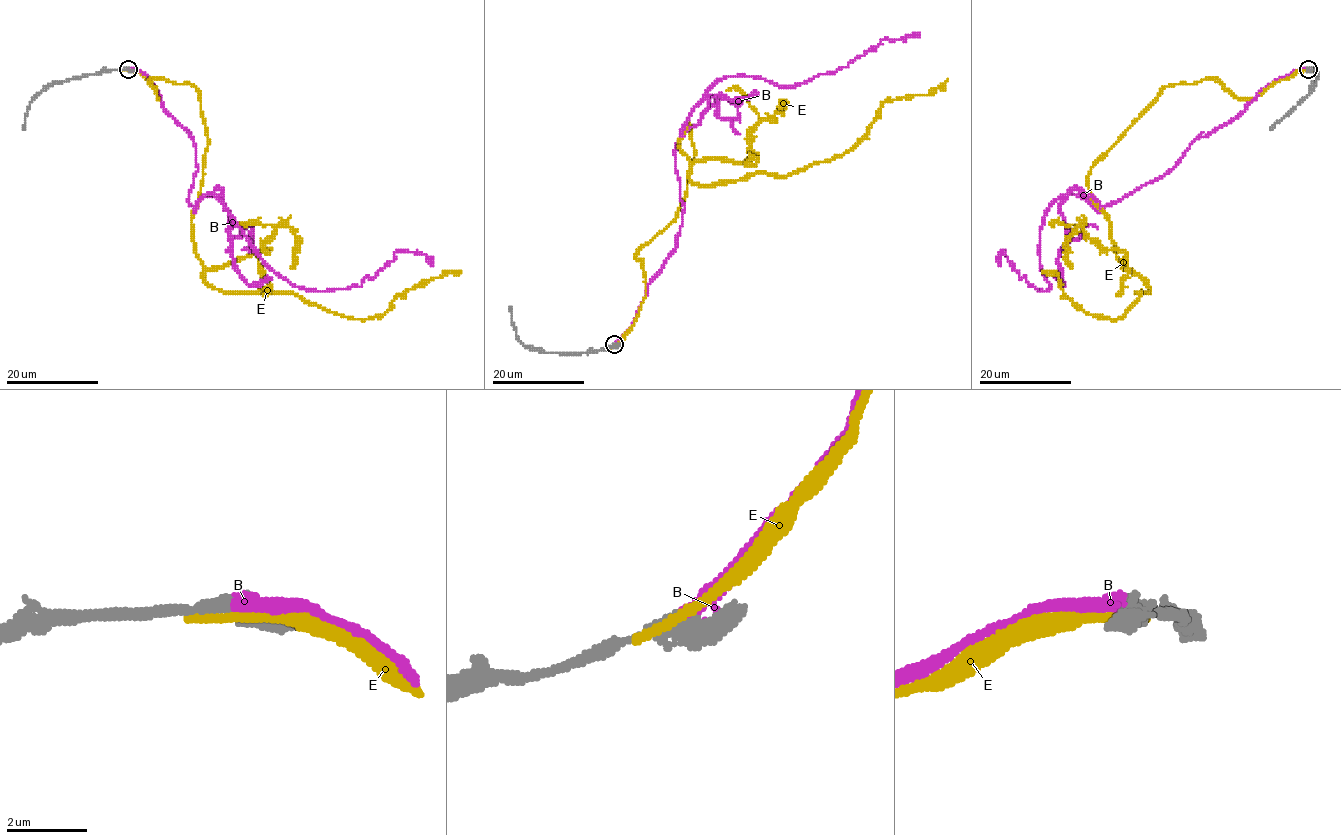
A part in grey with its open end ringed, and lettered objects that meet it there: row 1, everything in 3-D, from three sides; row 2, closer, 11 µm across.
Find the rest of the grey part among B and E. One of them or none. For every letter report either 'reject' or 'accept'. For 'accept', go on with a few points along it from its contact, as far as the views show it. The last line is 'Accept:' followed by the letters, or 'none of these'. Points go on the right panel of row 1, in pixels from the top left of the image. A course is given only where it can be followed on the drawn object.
B: accept | via (1309, 69), (1269, 83), (1163, 175), (1099, 210), (1063, 195), (1040, 230), (1046, 290), (1003, 251), (1000, 265)
E: reject
Accept: B

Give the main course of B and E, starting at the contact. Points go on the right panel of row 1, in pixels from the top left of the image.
B: (1309, 69), (1269, 83), (1163, 175), (1099, 210), (1063, 195), (1040, 230), (1046, 290), (1003, 251), (1000, 265)
E: (1310, 70), (1252, 98), (1168, 84), (1094, 164), (1092, 202), (1148, 289), (1120, 318), (1042, 271)

